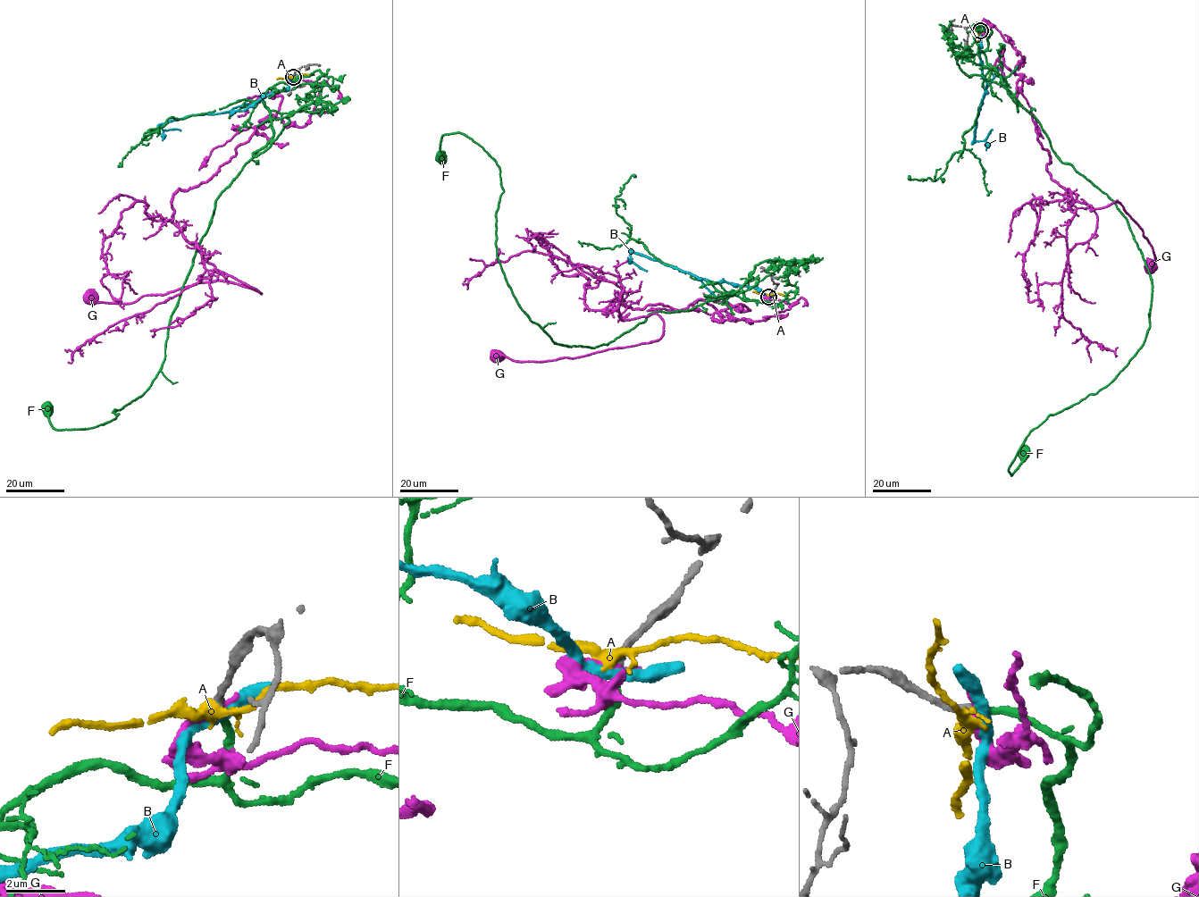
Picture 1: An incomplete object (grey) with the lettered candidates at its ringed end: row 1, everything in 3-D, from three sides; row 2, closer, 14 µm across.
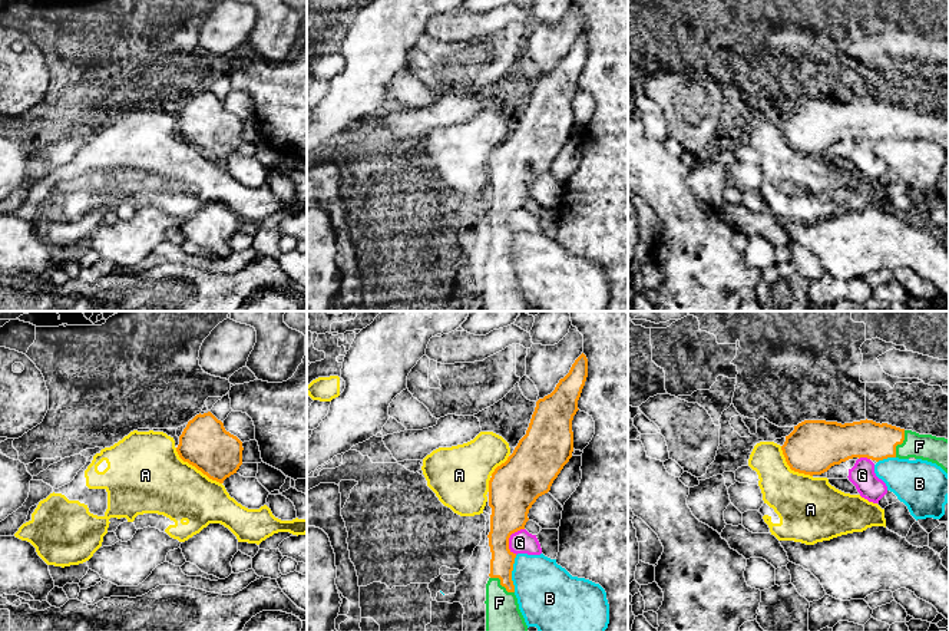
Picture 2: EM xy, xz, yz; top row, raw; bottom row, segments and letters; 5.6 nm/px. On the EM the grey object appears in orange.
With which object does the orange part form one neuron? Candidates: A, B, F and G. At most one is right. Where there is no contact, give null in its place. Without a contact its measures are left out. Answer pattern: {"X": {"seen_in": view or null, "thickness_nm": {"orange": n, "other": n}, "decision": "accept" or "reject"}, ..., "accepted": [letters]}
{"A": {"seen_in": "xy", "thickness_nm": {"orange": 280, "other": 380}, "decision": "reject"}, "B": {"seen_in": "xz", "thickness_nm": {"orange": 130, "other": 340}, "decision": "reject"}, "F": {"seen_in": "xz", "thickness_nm": {"orange": 130, "other": 220}, "decision": "accept"}, "G": {"seen_in": "xz", "thickness_nm": {"orange": 260, "other": 130}, "decision": "reject"}, "accepted": ["F"]}

